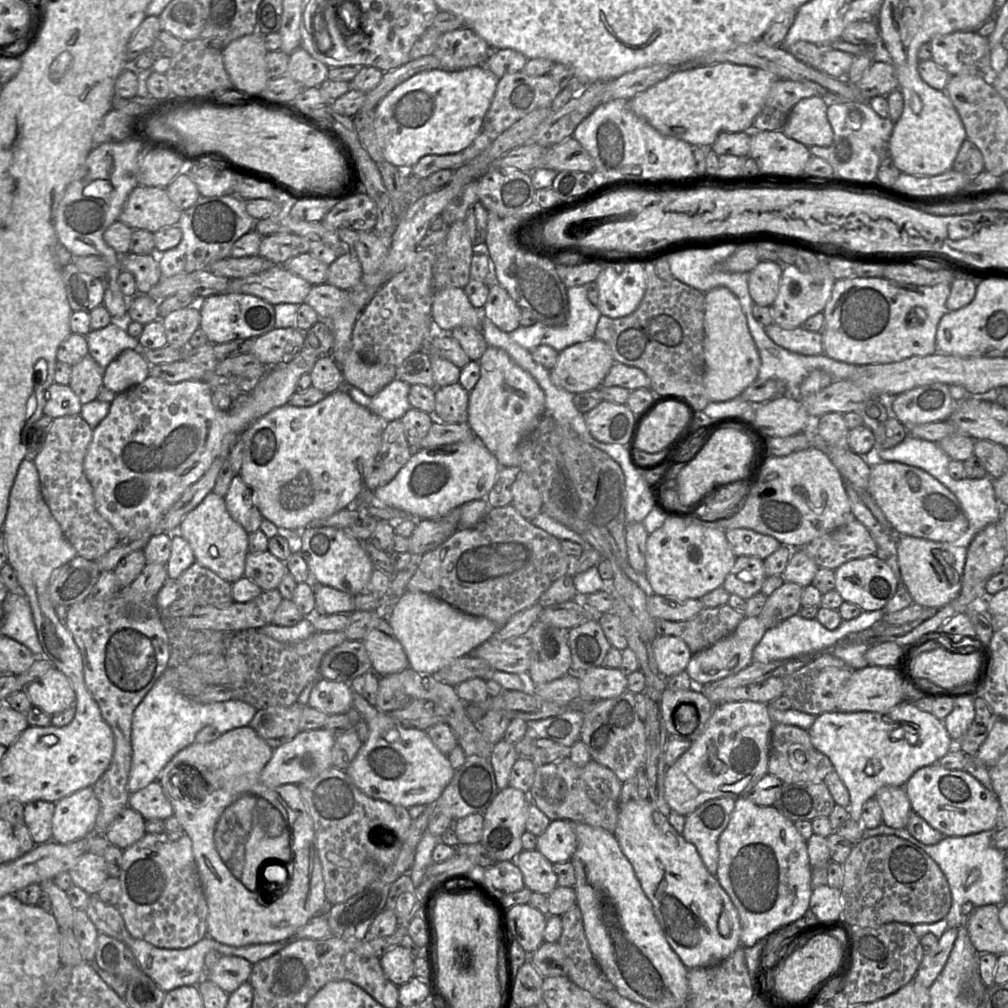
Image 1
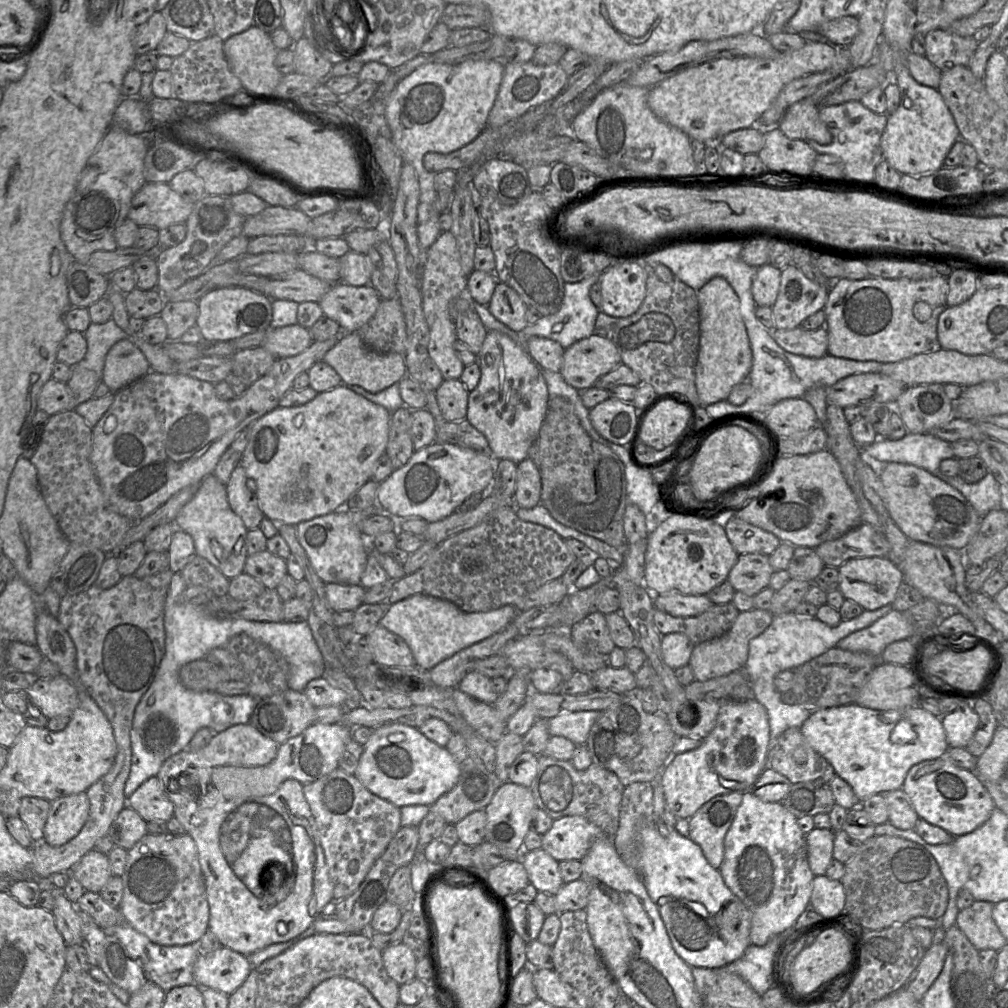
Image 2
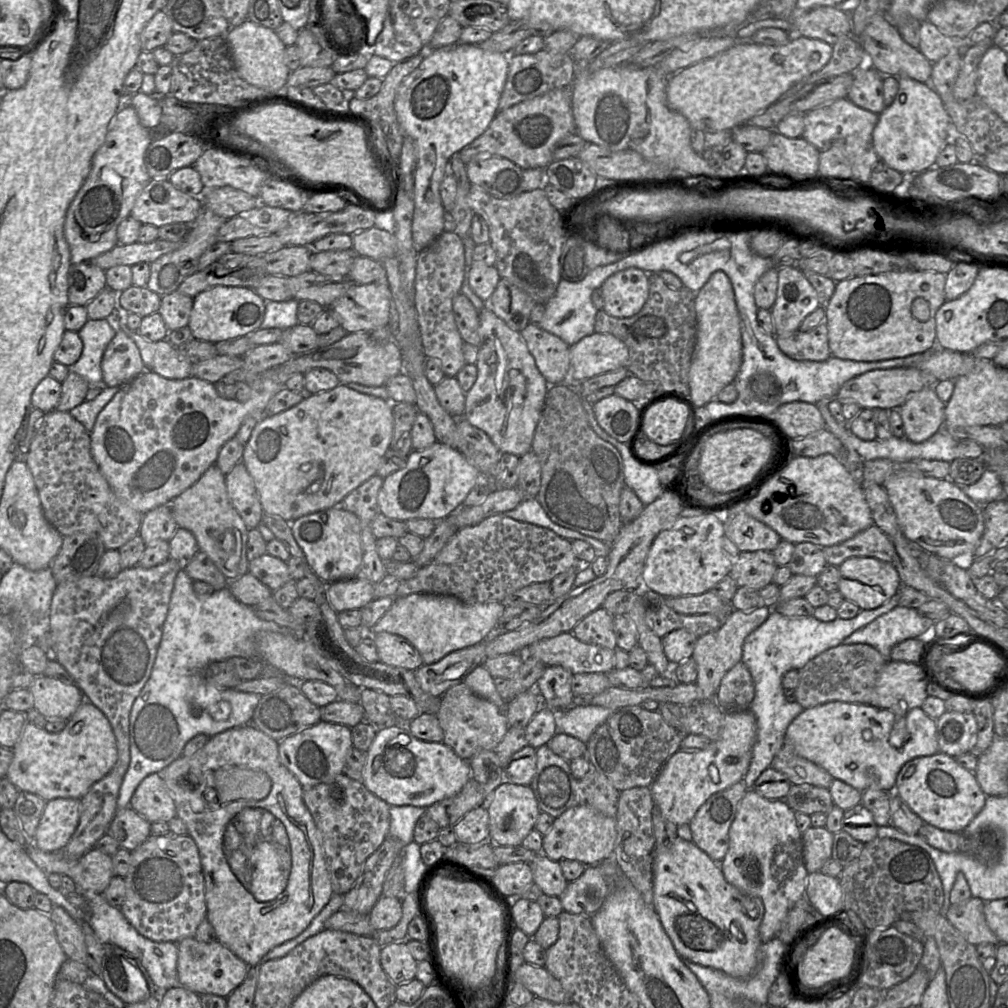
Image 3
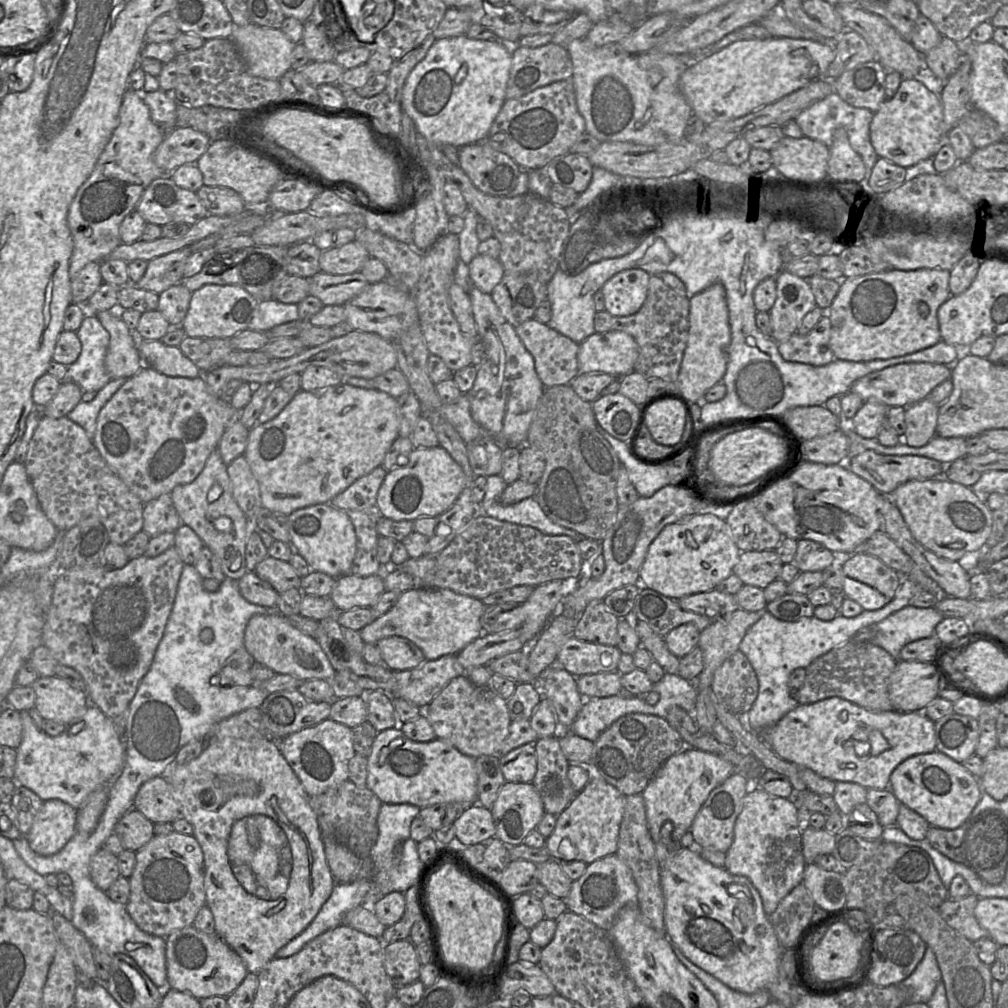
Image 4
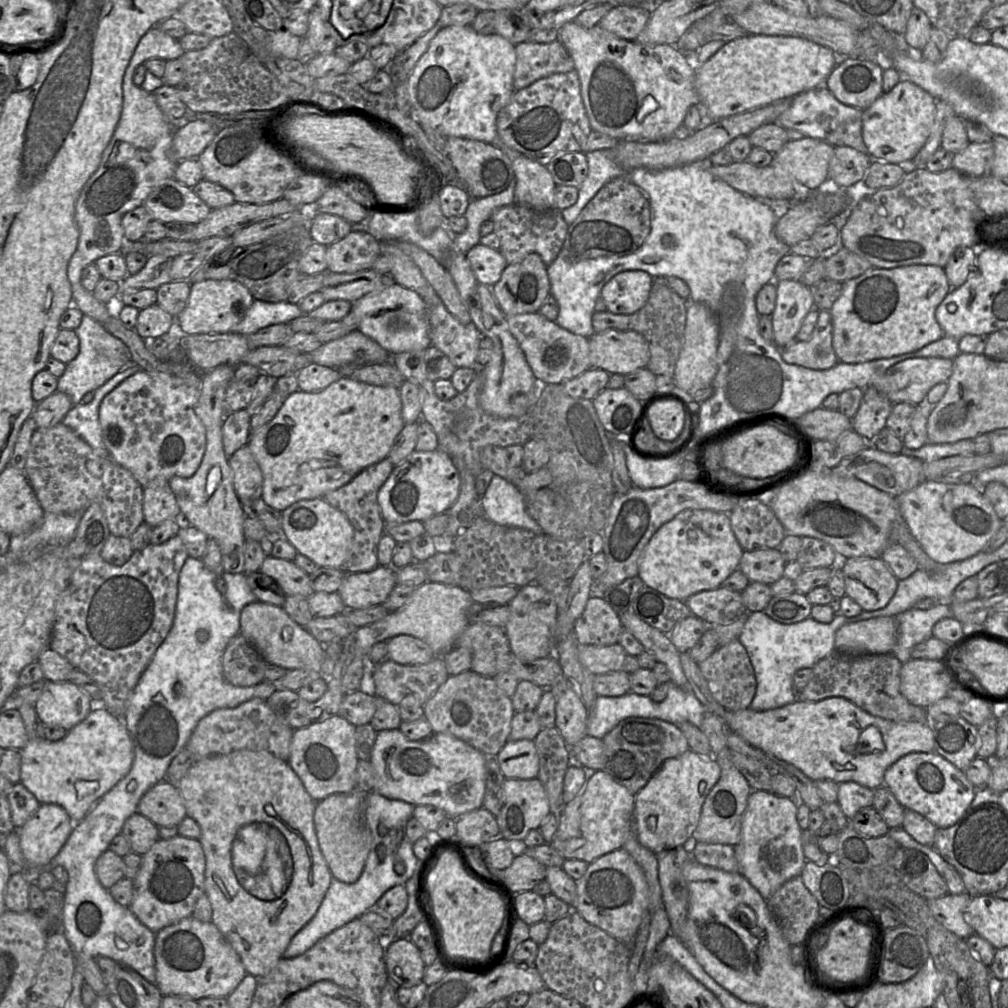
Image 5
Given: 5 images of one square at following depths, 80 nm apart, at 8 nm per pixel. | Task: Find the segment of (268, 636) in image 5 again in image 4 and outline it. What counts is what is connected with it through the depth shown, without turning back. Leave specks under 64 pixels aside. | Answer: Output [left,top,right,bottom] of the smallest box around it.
[244,611,336,682]

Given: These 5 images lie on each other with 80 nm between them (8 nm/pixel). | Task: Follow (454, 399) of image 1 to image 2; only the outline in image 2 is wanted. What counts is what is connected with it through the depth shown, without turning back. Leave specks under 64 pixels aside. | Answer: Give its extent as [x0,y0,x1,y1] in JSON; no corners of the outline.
[435,379,469,422]

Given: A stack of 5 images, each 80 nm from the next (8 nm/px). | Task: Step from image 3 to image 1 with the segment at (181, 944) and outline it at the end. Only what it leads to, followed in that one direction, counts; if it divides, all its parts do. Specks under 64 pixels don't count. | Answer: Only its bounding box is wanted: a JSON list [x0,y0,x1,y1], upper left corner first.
[206,955,252,994]

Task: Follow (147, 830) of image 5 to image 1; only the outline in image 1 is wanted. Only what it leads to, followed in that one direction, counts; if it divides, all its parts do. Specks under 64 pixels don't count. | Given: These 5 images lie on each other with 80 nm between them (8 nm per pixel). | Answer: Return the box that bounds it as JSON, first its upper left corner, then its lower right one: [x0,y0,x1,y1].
[104,807,146,850]

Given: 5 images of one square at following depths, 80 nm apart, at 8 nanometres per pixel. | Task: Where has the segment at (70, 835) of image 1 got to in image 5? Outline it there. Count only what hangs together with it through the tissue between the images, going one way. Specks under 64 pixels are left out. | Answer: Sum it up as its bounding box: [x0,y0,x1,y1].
[16,804,75,868]

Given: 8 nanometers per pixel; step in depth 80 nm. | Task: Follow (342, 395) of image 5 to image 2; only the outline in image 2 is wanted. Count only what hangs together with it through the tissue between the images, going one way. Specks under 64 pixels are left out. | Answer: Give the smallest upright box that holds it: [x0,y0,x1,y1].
[240,384,391,525]

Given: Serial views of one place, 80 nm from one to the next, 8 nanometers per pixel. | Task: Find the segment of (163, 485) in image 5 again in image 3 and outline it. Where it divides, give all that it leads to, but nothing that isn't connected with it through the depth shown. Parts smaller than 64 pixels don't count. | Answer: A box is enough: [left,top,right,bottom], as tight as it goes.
[139,504,178,547]

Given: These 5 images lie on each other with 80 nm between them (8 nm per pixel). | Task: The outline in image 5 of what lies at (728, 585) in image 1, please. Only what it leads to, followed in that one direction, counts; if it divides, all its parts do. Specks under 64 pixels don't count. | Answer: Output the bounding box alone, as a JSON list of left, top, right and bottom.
[738,548,786,584]

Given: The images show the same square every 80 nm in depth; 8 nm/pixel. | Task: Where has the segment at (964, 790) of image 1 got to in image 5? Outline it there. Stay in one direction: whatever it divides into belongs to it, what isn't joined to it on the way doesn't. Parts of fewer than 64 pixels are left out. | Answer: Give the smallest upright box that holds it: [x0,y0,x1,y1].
[882,752,976,828]

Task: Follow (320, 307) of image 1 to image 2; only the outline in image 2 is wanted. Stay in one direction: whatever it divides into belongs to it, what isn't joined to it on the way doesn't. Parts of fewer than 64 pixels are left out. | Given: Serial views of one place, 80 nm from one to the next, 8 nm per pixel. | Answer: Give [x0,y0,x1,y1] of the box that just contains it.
[318,282,381,333]

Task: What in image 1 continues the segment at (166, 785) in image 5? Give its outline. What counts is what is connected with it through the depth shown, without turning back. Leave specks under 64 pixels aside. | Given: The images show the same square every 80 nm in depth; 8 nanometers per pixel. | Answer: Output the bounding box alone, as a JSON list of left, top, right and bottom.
[128,780,173,821]

